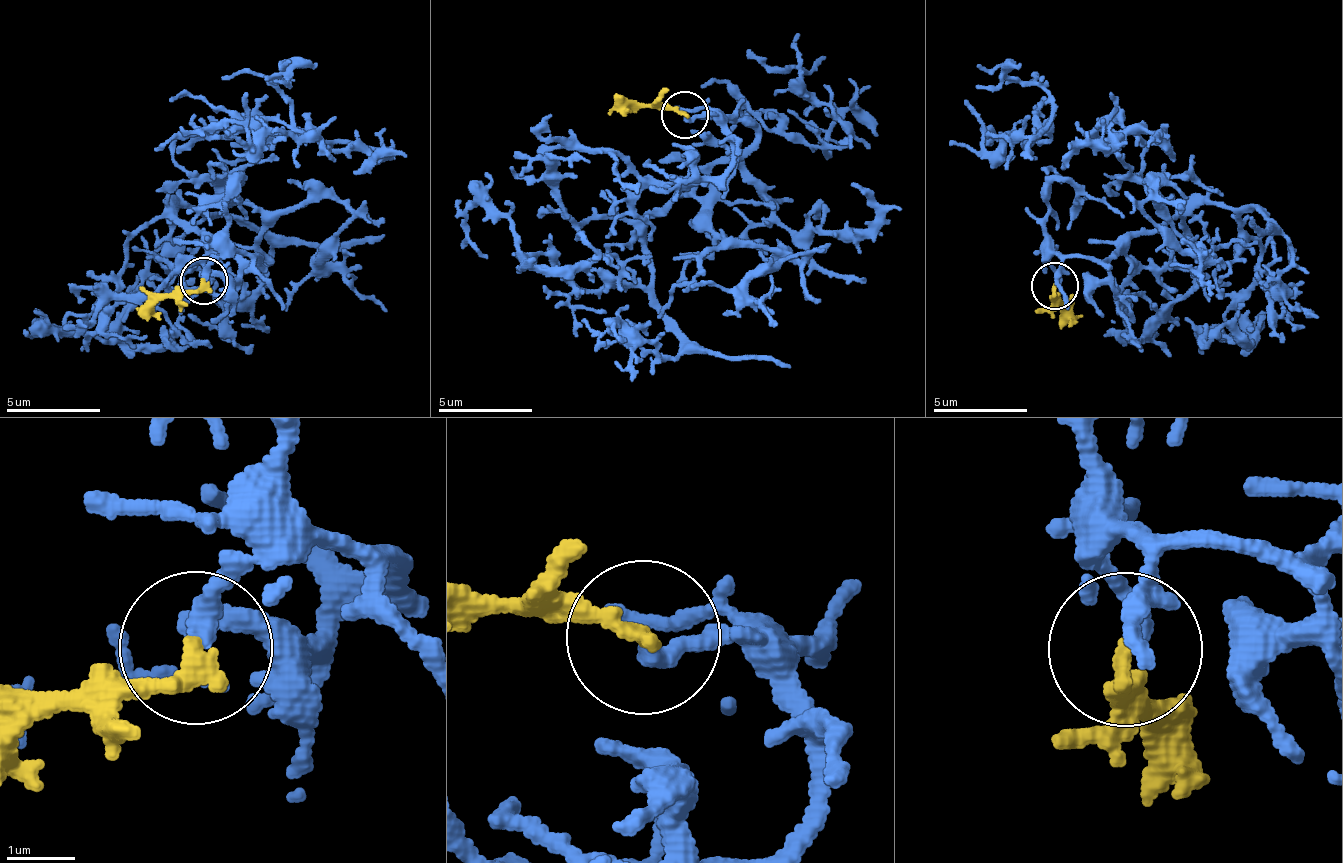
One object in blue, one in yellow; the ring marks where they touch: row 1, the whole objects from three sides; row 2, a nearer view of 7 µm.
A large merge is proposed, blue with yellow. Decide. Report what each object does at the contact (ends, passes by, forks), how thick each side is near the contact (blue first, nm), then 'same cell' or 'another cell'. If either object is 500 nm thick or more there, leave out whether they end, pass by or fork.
blue ends there; yellow ends there; 260 nm thick on the blue side, 280 nm on the other; same cell

